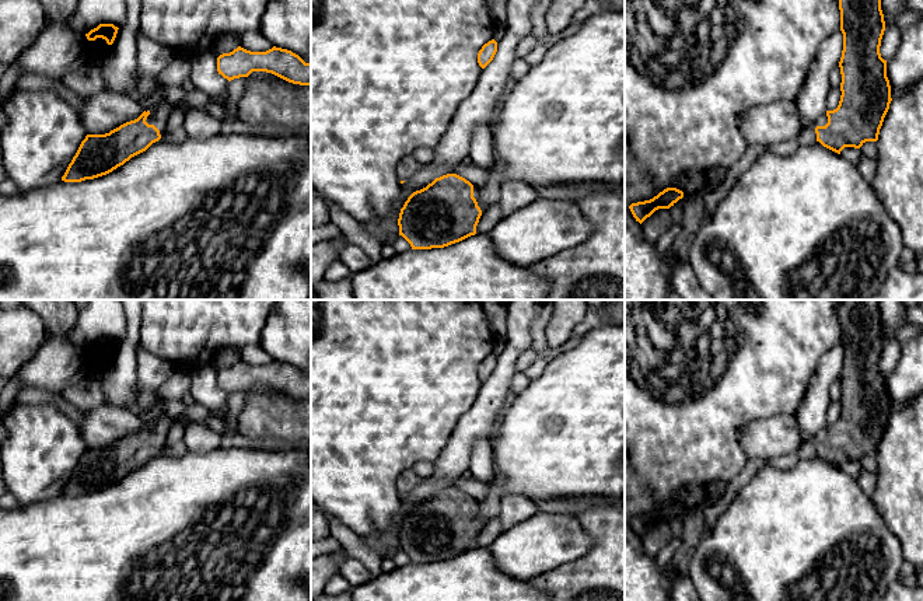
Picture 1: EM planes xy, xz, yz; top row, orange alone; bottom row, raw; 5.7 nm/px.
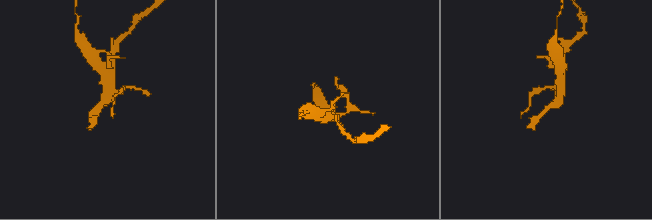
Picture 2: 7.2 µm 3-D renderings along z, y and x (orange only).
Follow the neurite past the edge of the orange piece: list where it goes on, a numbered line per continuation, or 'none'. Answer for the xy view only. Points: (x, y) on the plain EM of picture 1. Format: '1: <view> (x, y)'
1: xy (158, 430)

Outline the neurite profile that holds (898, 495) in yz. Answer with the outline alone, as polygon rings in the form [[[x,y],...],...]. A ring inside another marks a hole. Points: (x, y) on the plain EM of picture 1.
[[[923,331],[901,343],[895,370],[887,374],[891,417],[877,454],[877,485],[871,496],[885,525],[901,544],[915,574],[923,570]]]

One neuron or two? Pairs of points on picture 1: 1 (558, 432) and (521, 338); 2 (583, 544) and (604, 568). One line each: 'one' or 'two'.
1: two
2: two

